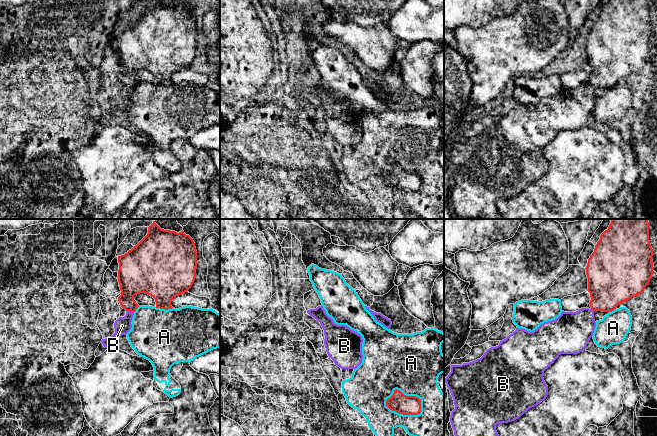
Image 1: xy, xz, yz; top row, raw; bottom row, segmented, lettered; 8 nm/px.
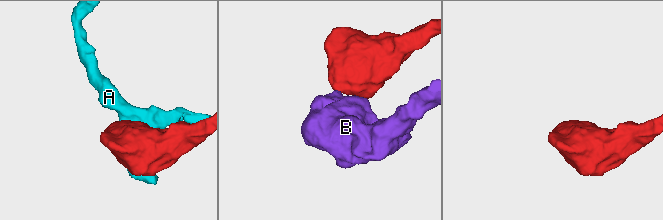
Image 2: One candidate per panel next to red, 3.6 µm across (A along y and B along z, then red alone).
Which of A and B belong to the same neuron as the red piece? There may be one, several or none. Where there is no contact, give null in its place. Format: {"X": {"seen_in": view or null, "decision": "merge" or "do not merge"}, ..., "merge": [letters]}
{"A": {"seen_in": "xz", "decision": "do not merge"}, "B": {"seen_in": "xy", "decision": "do not merge"}, "merge": []}

